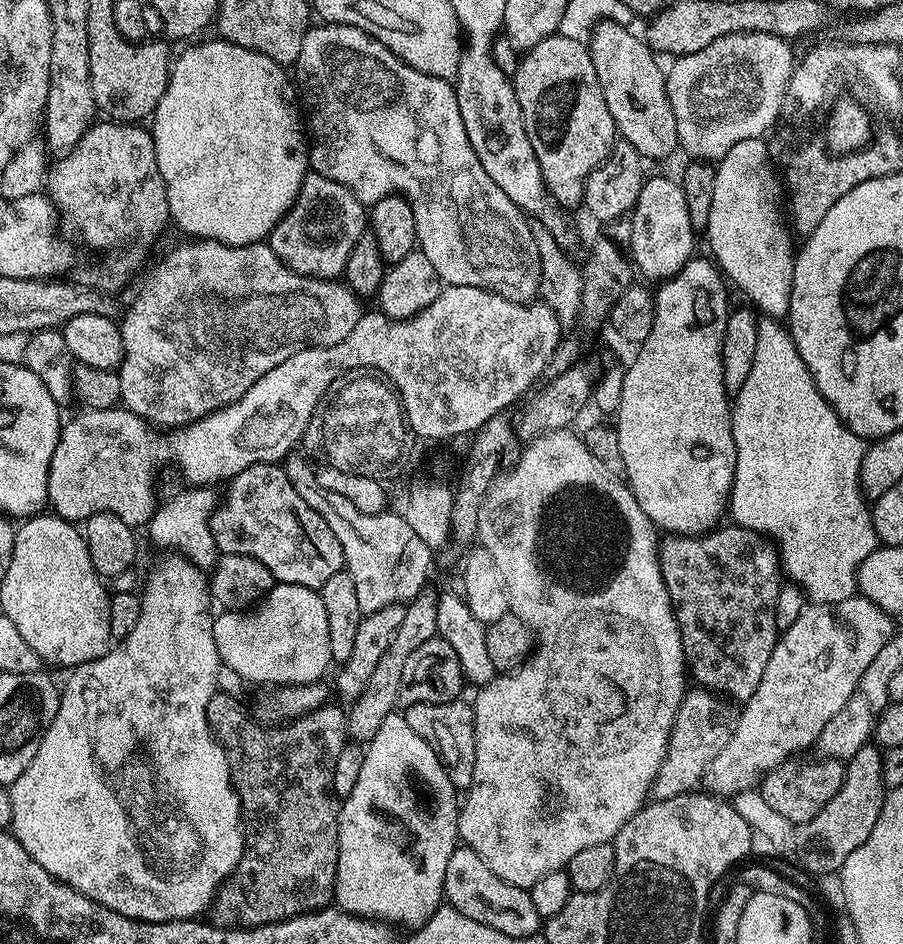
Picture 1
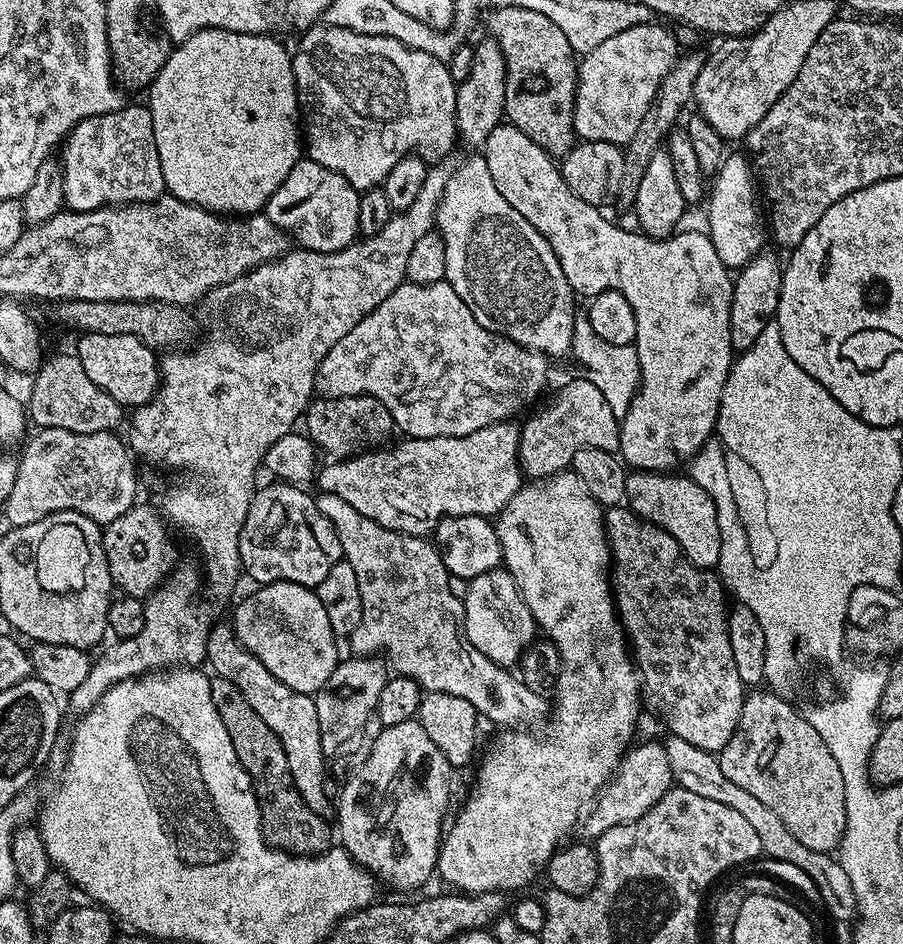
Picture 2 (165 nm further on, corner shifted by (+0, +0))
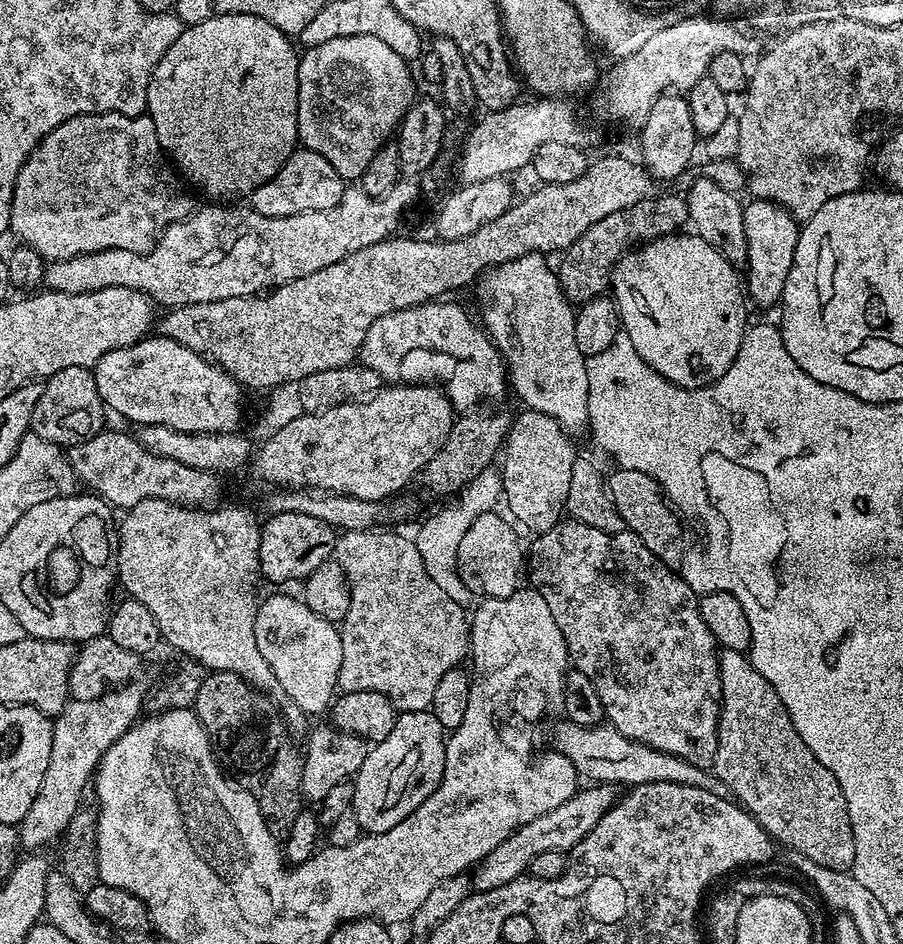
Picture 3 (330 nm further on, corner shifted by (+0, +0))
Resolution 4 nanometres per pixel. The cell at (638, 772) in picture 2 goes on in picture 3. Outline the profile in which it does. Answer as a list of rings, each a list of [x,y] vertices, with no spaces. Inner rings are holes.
[[[596,782],[584,787],[581,787],[566,802],[562,802],[562,806],[550,810],[550,814],[542,814],[542,818],[534,818],[534,822],[526,822],[521,828],[512,832],[510,838],[494,846],[494,850],[490,850],[490,854],[485,860],[481,860],[471,873],[471,887],[477,892],[485,892],[494,890],[498,886],[506,886],[506,882],[514,882],[514,878],[525,875],[530,862],[534,862],[538,854],[546,854],[546,850],[567,853],[578,842],[582,842],[582,838],[586,838],[586,834],[590,834],[590,830],[598,826],[602,814],[611,810],[618,799],[617,789],[613,785]]]

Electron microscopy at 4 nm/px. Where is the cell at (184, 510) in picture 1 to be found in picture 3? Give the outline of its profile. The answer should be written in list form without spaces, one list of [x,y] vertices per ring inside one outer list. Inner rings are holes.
[[[137,682],[121,684],[120,687],[102,693],[98,698],[89,700],[69,699],[64,709],[55,717],[52,726],[52,745],[50,746],[50,762],[46,762],[46,774],[42,778],[42,786],[38,790],[38,798],[34,798],[34,806],[26,814],[26,818],[18,825],[20,846],[24,850],[40,850],[43,844],[51,840],[59,841],[75,812],[79,810],[85,799],[84,791],[89,791],[90,781],[96,775],[96,767],[113,742],[128,728],[133,727],[141,717],[140,707],[145,707],[146,693]]]

